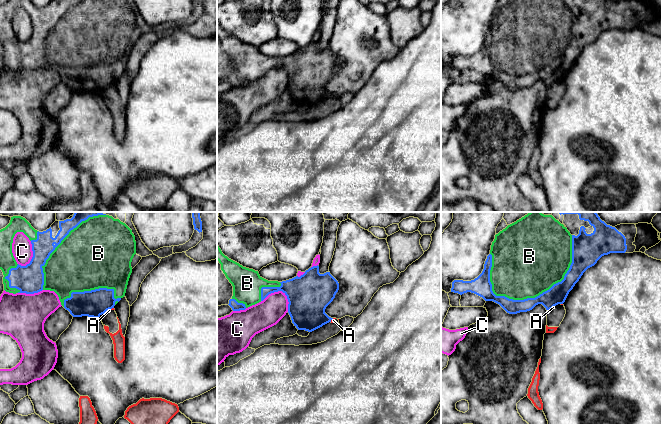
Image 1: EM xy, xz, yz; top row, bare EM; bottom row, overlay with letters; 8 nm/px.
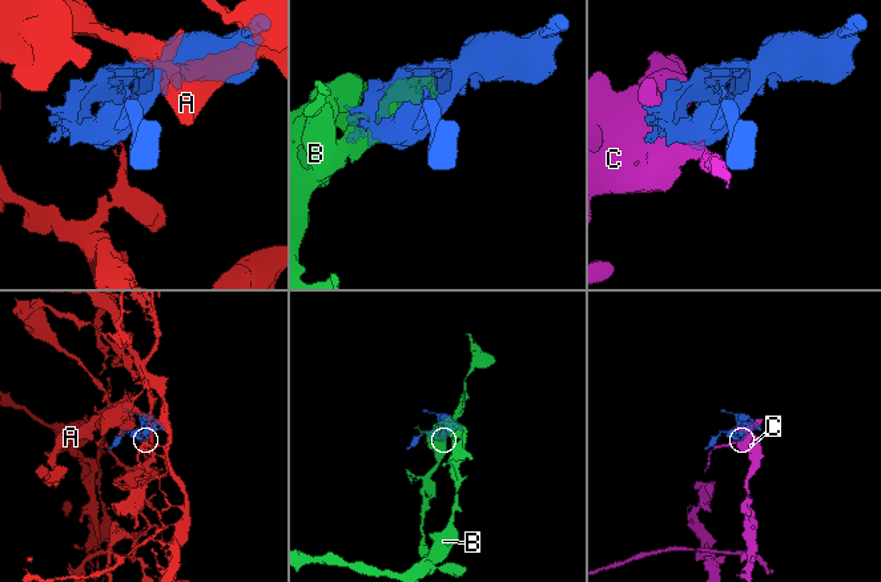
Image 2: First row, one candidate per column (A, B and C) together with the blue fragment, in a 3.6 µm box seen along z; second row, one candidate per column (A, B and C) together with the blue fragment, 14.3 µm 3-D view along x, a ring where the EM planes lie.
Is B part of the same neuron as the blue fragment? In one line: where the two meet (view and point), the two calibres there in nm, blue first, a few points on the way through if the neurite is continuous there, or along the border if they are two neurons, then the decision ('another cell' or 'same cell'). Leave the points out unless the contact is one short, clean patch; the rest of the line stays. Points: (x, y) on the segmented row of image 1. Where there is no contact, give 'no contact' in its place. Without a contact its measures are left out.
meets blue in yz at (550, 288); 160 nm thick on the blue side, 500 nm on the other; same cell

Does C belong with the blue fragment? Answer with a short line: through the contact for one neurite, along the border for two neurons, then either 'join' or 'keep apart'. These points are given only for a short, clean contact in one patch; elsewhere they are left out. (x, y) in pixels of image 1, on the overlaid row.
keep apart

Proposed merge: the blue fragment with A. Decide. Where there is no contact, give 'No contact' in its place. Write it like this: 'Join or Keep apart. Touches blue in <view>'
Keep apart. Touches blue in xy

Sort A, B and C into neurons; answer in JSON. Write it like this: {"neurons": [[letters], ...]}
{"neurons": [["A"], ["B"], ["C"]]}

